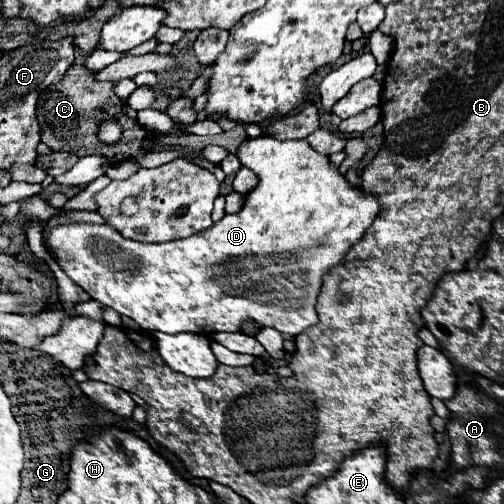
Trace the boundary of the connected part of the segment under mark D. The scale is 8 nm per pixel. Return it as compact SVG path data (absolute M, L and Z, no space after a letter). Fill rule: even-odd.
M260 135L256 139L248 137L240 143L238 151L236 151L240 163L248 169L252 169L258 175L258 185L256 189L252 189L252 193L246 195L244 207L236 213L236 215L224 215L218 223L214 223L210 229L204 229L202 233L196 233L194 237L182 239L182 241L168 241L168 243L138 243L138 241L128 241L124 239L116 229L112 229L110 225L60 225L58 229L52 229L46 237L46 247L54 253L58 265L66 271L66 275L70 275L70 279L80 285L94 301L100 301L102 305L112 307L114 311L118 311L120 315L126 315L130 319L134 319L144 331L164 331L164 333L202 333L202 335L212 335L218 331L242 331L244 323L252 321L260 327L272 327L280 333L286 335L298 335L304 329L316 325L318 315L316 315L316 299L320 295L320 287L322 287L322 277L330 273L330 269L338 263L344 261L346 253L358 245L362 241L362 237L366 235L368 227L376 221L378 213L380 213L380 197L368 191L362 191L360 187L354 187L348 183L348 179L330 163L330 159L318 151L314 151L306 139L298 139L298 141L276 141L268 135ZM250 255L258 255L258 257L272 257L272 255L282 255L286 257L286 265L282 271L278 271L276 267L262 267L260 269L260 277L258 279L236 279L236 257L250 257Z

